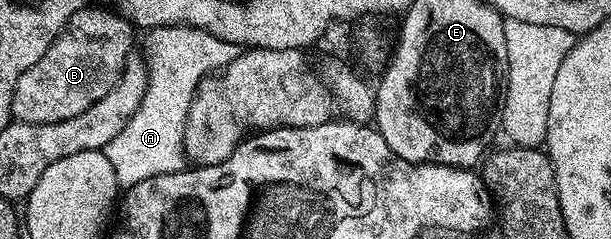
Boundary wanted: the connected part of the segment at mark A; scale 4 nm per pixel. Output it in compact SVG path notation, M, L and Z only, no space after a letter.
M154 27L144 39L142 58L148 68L148 84L136 112L126 121L126 125L107 147L103 148L105 157L114 167L114 177L121 188L127 189L166 173L185 170L184 127L188 123L188 110L196 96L200 83L213 73L228 66L238 54L237 44L214 37L197 27Z

